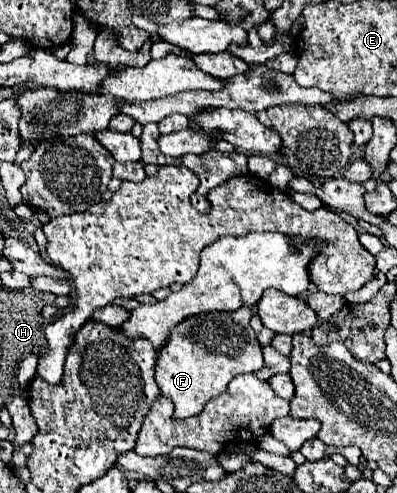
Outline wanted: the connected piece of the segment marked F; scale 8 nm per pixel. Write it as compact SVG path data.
M247 306L237 312L209 312L209 314L199 314L199 316L187 318L185 322L181 322L181 326L175 326L171 330L171 338L165 344L165 348L161 348L159 358L157 358L155 380L159 384L161 394L167 396L175 404L175 418L197 416L211 398L225 392L225 386L237 374L261 370L263 356L261 356L261 346L255 338L255 332L249 326L251 316L253 316L253 312Z

